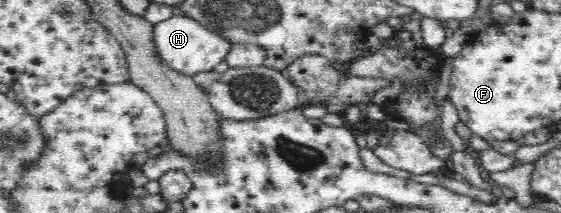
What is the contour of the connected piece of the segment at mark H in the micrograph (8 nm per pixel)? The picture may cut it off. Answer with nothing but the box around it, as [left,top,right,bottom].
[151,16,231,77]

